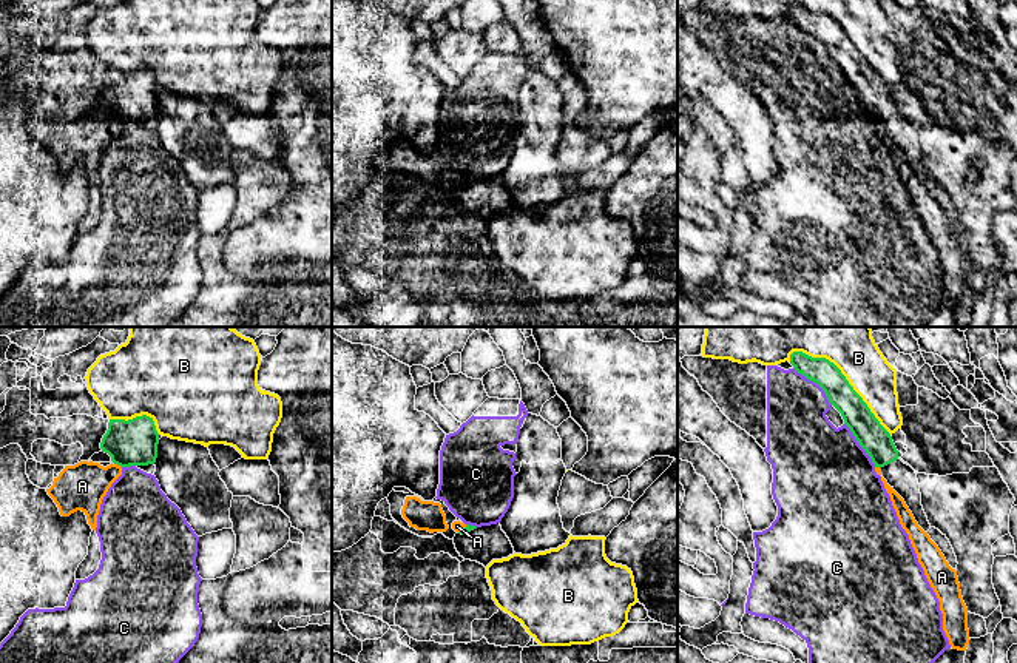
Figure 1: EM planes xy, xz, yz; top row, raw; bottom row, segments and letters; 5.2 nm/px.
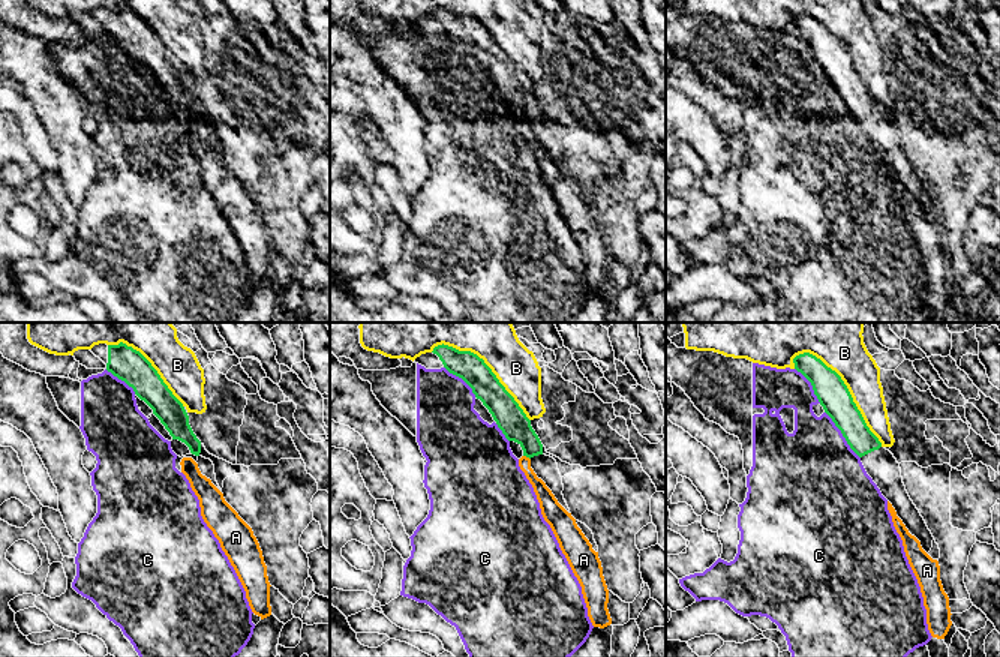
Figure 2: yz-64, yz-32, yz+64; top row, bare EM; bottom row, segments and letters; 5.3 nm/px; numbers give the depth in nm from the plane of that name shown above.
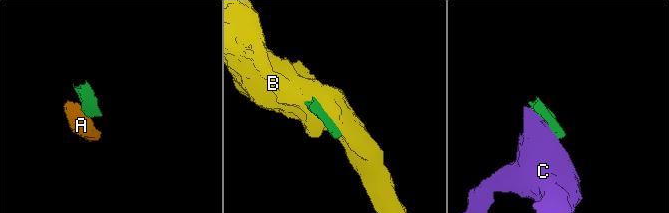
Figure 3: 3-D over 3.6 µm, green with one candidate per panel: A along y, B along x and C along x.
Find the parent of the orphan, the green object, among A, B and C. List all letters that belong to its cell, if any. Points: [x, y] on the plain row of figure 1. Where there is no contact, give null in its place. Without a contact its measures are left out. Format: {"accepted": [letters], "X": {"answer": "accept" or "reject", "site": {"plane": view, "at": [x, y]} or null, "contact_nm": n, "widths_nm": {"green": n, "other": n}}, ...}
{"accepted": [], "A": {"answer": "reject", "site": {"plane": "xy", "at": [118, 119]}, "contact_nm": 50, "widths_nm": {"green": 240, "other": 240}}, "B": {"answer": "reject", "site": {"plane": "yz", "at": [844, 31]}, "contact_nm": 700, "widths_nm": {"green": 150, "other": 220}}, "C": {"answer": "reject", "site": {"plane": "yz", "at": [815, 36]}, "contact_nm": 280, "widths_nm": {"green": 140, "other": 320}}}

